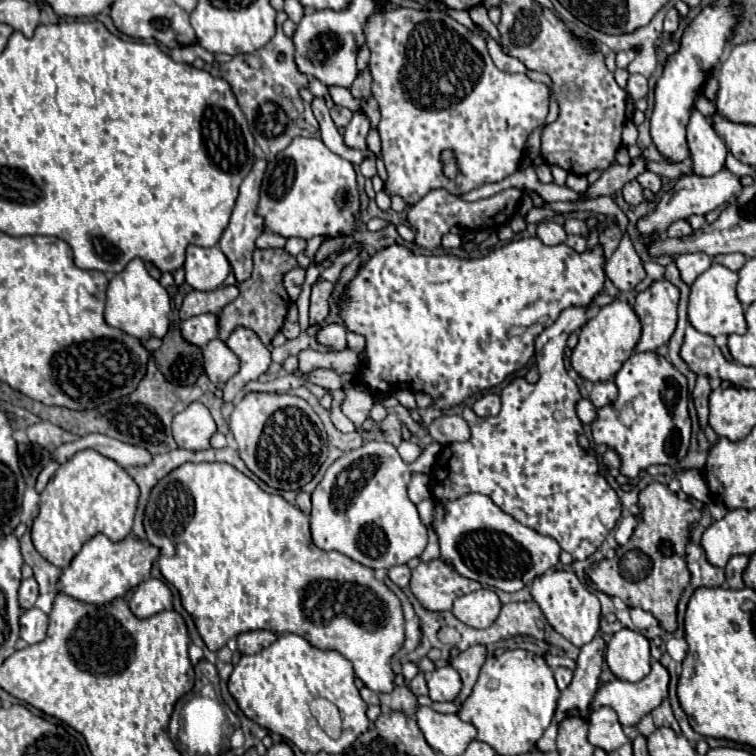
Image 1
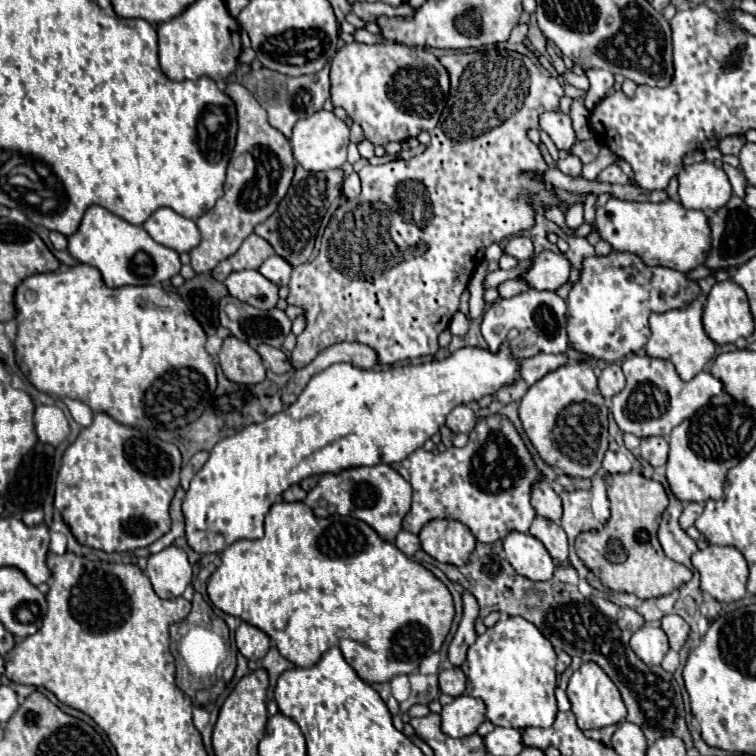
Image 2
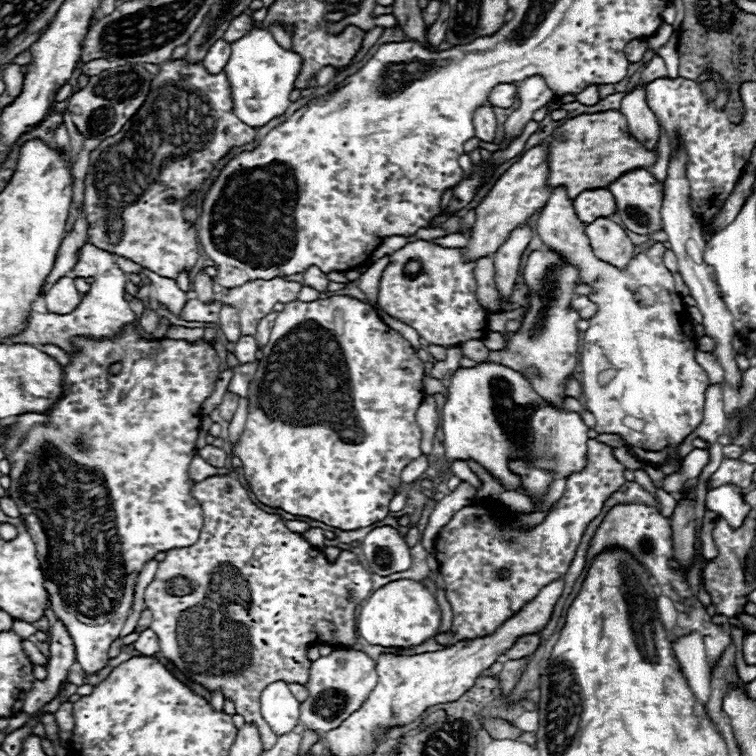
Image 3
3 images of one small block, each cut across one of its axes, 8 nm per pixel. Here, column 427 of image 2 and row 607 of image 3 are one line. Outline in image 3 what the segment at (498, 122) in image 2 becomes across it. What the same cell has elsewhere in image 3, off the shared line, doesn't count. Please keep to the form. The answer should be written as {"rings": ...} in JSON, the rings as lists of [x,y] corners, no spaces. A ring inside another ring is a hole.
{"rings":[[[236,472],[230,476],[210,476],[198,482],[192,488],[192,494],[200,502],[204,516],[212,520],[204,520],[204,528],[196,544],[168,550],[166,560],[158,564],[154,582],[162,588],[148,588],[144,594],[146,608],[152,612],[150,628],[160,640],[164,658],[192,682],[202,684],[210,692],[222,690],[224,698],[234,702],[236,714],[240,714],[246,724],[254,724],[258,728],[262,748],[270,750],[276,744],[276,736],[260,716],[260,692],[278,680],[306,686],[310,680],[310,660],[306,658],[310,644],[324,642],[352,648],[358,638],[354,610],[370,596],[372,580],[354,552],[342,550],[336,562],[328,562],[322,550],[310,546],[302,534],[288,530],[278,514],[266,514],[260,510],[238,482]],[[178,576],[186,578],[192,588],[182,588],[182,592],[164,592],[164,582]],[[206,598],[212,598],[212,608],[204,608]]]}

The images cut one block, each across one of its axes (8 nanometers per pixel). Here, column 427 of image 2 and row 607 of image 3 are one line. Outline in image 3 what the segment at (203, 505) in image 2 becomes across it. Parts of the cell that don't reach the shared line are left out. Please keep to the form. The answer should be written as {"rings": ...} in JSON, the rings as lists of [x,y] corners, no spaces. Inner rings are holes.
{"rings":[[[394,580],[382,588],[378,588],[362,606],[356,628],[358,634],[368,644],[378,646],[398,646],[398,648],[410,648],[424,644],[426,640],[434,638],[440,628],[442,610],[436,602],[436,598],[430,594],[430,590],[416,580]]]}

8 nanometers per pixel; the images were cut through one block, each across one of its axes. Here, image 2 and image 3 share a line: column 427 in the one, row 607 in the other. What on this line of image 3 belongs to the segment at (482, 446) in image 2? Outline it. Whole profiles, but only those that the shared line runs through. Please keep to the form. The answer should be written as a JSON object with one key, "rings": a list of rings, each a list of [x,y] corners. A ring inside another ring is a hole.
{"rings":[[[590,438],[586,470],[568,478],[558,508],[548,512],[544,522],[534,530],[518,532],[506,528],[502,524],[504,510],[496,504],[470,504],[458,510],[440,530],[434,544],[434,556],[446,584],[446,600],[454,612],[452,628],[436,634],[434,640],[448,648],[460,640],[488,636],[534,600],[546,584],[562,578],[574,558],[586,524],[600,514],[606,498],[626,482],[622,472],[624,466],[616,462],[612,448]],[[500,568],[510,568],[512,574],[508,580],[496,578],[496,570]]]}

